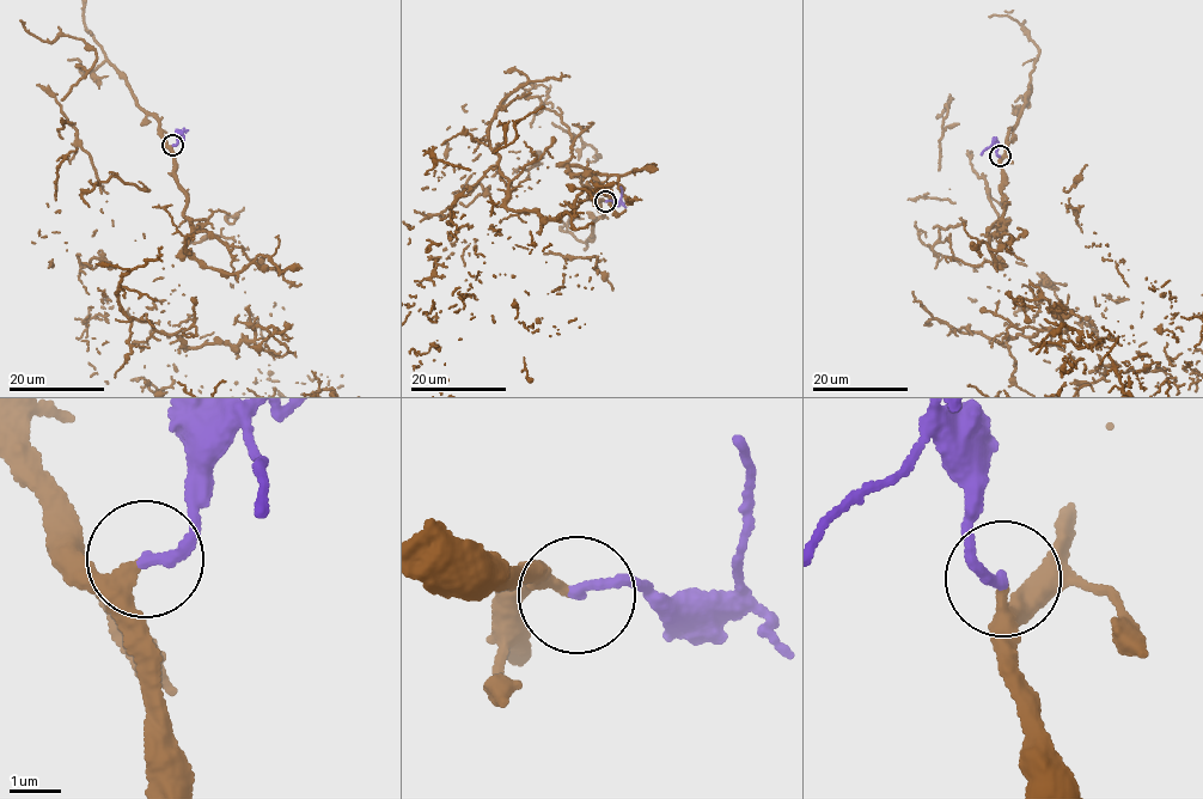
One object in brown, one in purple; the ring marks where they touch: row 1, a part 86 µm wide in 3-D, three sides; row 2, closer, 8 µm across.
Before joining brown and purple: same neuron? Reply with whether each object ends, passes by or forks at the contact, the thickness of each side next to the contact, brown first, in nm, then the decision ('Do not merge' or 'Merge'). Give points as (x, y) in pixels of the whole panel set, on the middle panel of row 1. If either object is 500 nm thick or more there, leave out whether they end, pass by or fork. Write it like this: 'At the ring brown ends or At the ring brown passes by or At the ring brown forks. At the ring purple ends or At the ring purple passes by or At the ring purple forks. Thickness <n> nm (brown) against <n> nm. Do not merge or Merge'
At the ring brown passes by. At the ring purple ends. Thickness 240 nm (brown) against 200 nm. Merge

